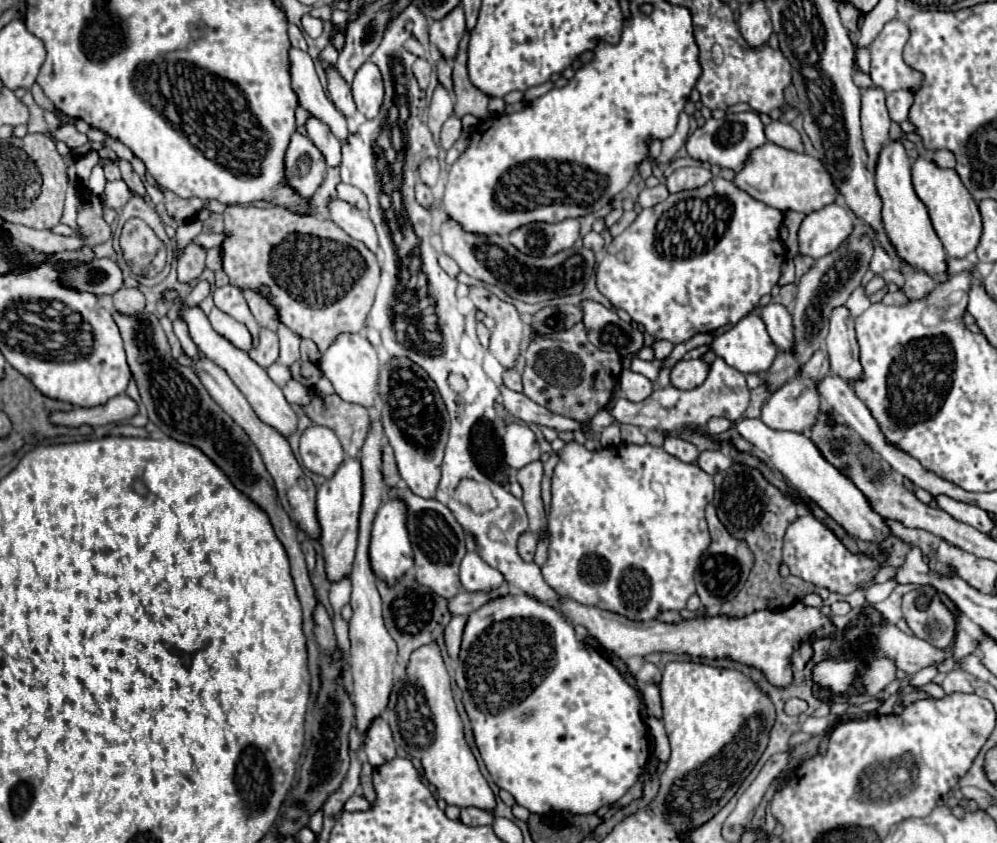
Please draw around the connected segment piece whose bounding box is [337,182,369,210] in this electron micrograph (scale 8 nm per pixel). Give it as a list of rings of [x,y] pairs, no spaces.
[[[343,182],[337,184],[337,198],[345,200],[345,202],[349,202],[353,206],[357,206],[359,210],[367,210],[369,208],[365,194],[359,188],[351,186],[351,184],[343,184]]]

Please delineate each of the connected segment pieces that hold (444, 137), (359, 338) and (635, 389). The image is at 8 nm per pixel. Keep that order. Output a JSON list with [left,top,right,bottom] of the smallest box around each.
[[441,116,461,150],[319,334,379,408],[619,368,653,402]]

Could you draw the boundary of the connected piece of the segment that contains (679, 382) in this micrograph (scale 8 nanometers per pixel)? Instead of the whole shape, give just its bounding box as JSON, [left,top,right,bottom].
[671,358,709,390]

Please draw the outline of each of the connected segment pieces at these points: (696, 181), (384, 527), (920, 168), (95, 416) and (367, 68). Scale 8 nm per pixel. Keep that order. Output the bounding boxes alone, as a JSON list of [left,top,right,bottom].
[[667,168,713,192],[369,498,413,586],[913,156,981,258],[51,394,141,426],[351,60,383,118]]

